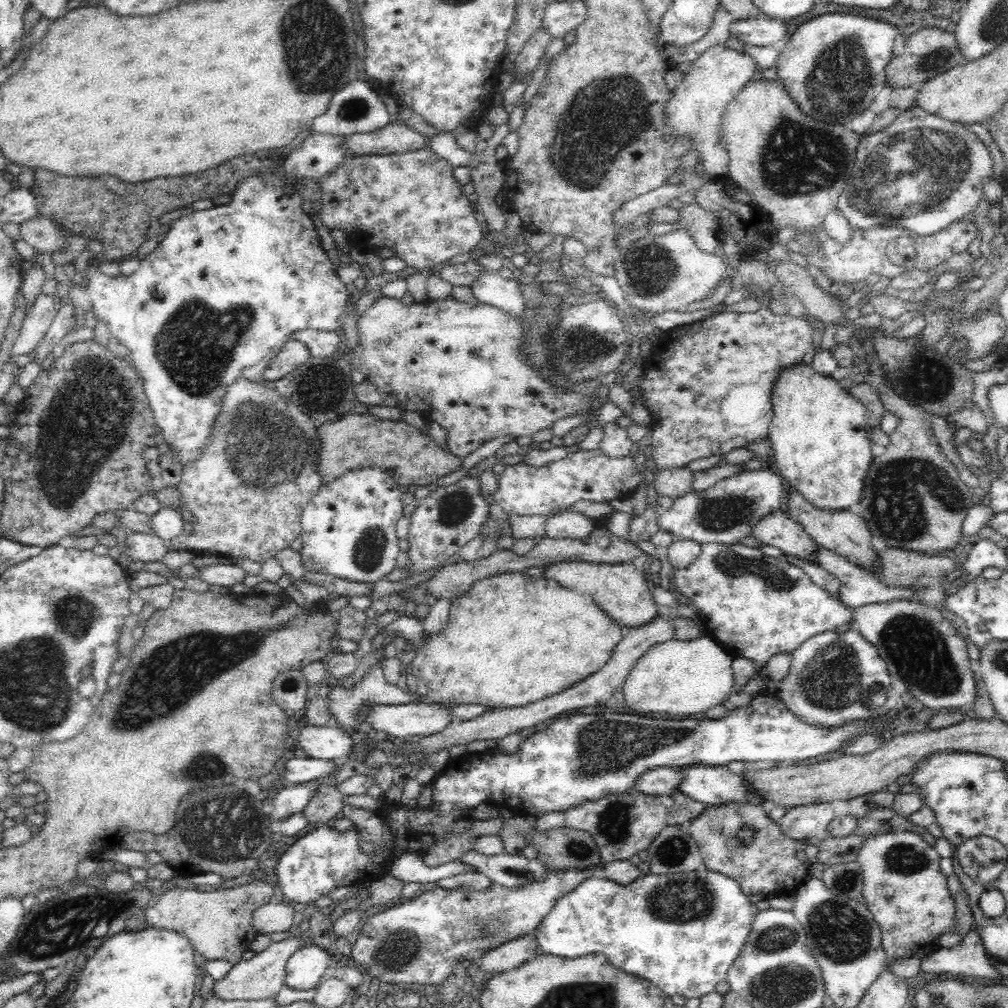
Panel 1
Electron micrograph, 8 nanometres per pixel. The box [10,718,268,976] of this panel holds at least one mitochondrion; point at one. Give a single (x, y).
(67, 924)

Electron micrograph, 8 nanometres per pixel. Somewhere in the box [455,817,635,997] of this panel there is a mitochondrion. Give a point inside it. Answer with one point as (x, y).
(580, 850)

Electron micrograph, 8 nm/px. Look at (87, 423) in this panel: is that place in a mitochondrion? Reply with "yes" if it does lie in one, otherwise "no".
yes

